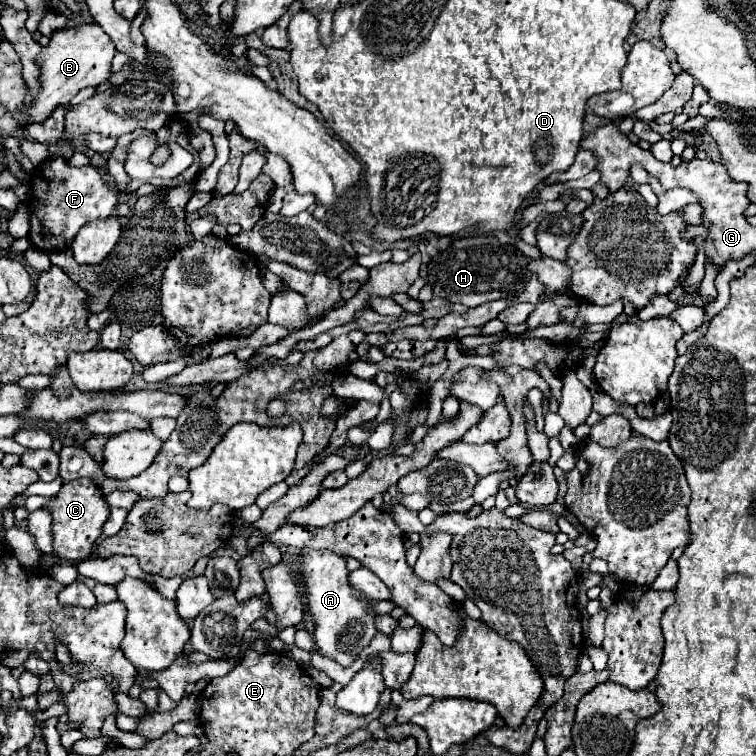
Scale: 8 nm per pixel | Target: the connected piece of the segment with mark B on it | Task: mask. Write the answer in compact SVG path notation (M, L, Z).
M81 25L77 29L57 29L49 45L43 47L41 55L37 55L37 65L41 67L41 91L37 97L31 99L29 105L21 105L19 111L15 111L15 119L21 127L27 127L29 123L41 123L45 121L57 107L67 107L71 99L83 89L83 87L97 87L101 83L107 83L111 79L111 61L115 57L115 45L111 37L97 25Z

